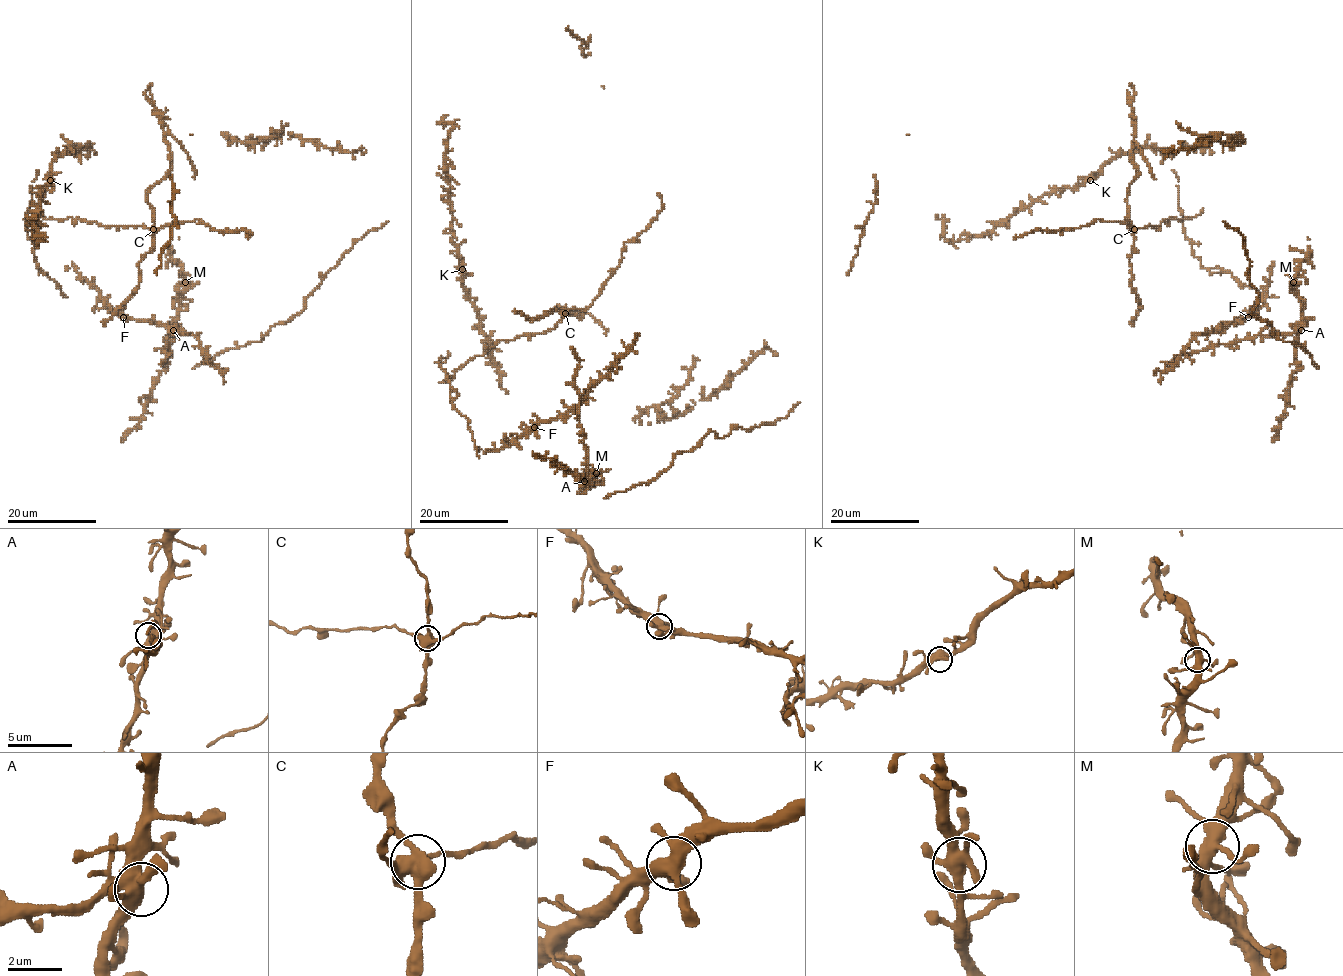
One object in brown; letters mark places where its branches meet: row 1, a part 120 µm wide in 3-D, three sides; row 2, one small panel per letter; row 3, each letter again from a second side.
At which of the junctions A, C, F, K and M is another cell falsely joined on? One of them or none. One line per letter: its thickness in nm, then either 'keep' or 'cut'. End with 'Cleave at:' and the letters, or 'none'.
A: 440 nm | keep
C: 500 nm | cut
F: 480 nm | keep
K: 440 nm | keep
M: 440 nm | keep
Cleave at: C

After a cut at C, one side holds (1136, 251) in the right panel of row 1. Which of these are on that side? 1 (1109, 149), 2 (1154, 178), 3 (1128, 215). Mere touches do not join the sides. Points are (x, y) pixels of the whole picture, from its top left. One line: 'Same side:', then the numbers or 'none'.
Same side: 2, 3

